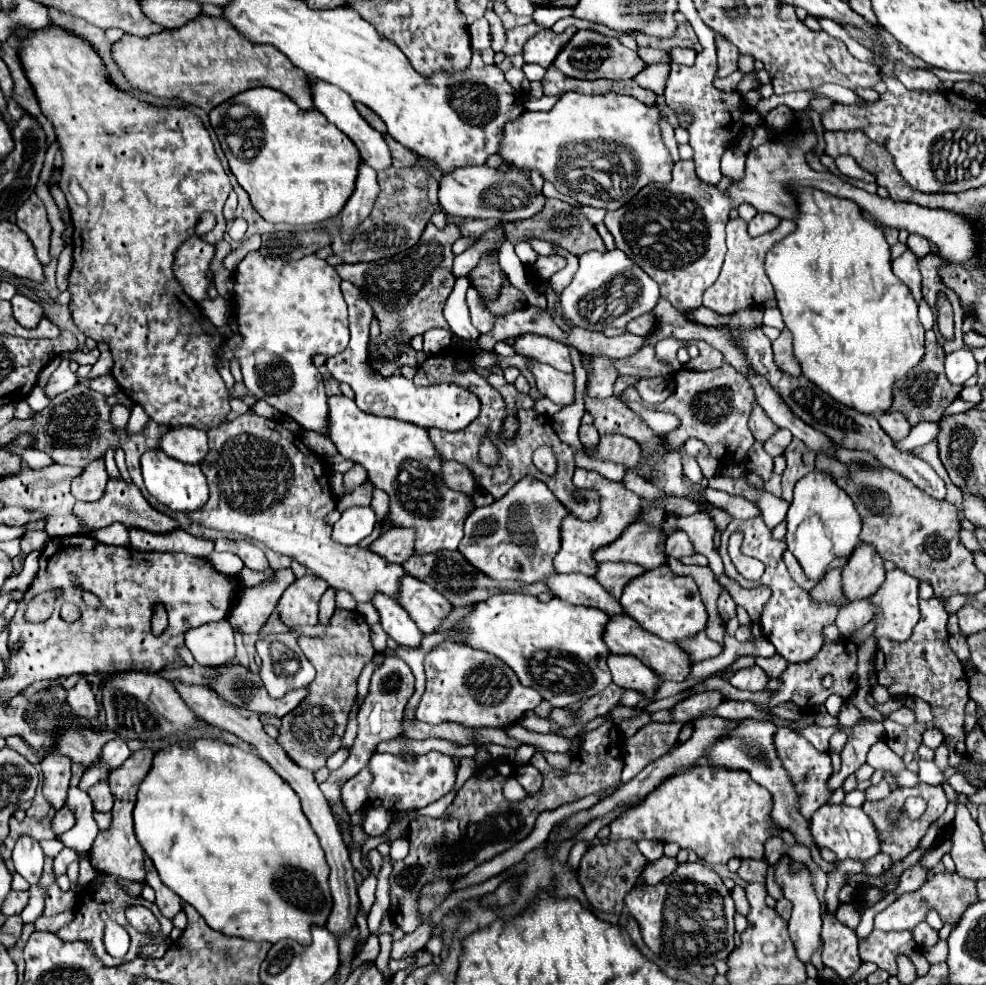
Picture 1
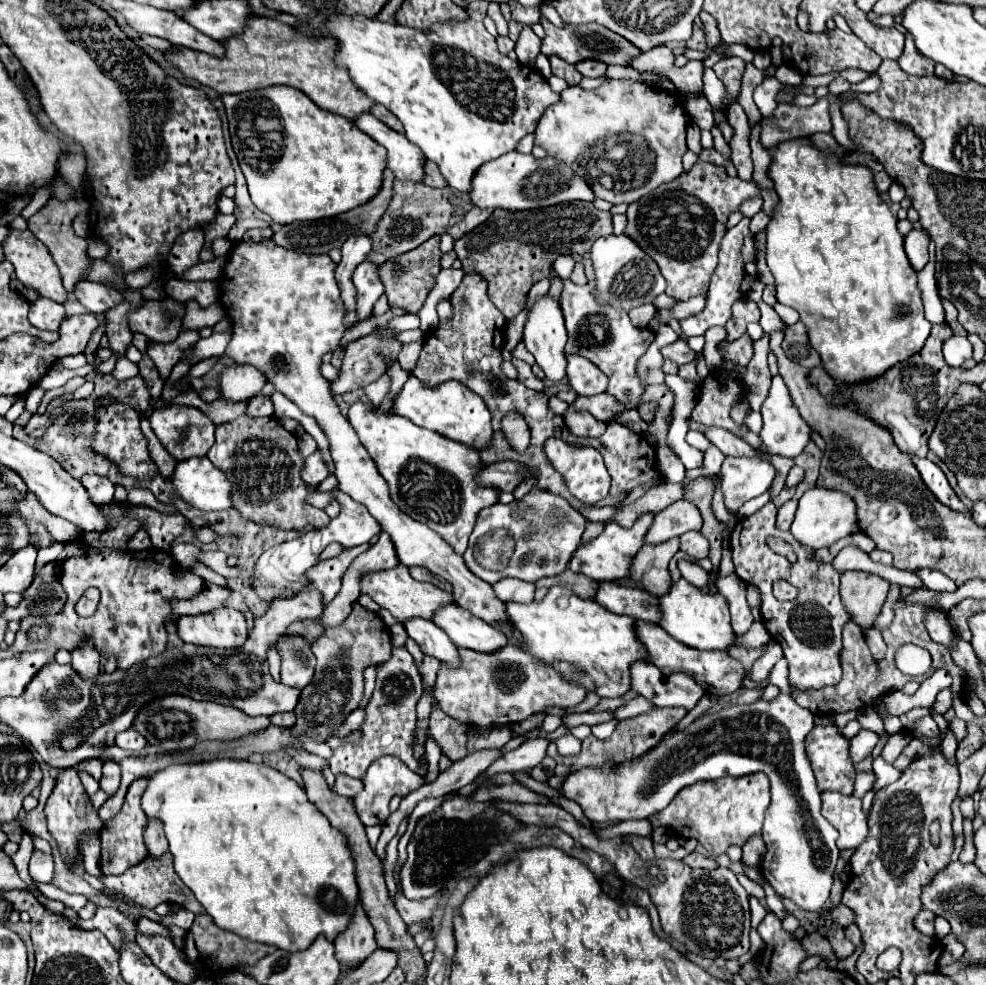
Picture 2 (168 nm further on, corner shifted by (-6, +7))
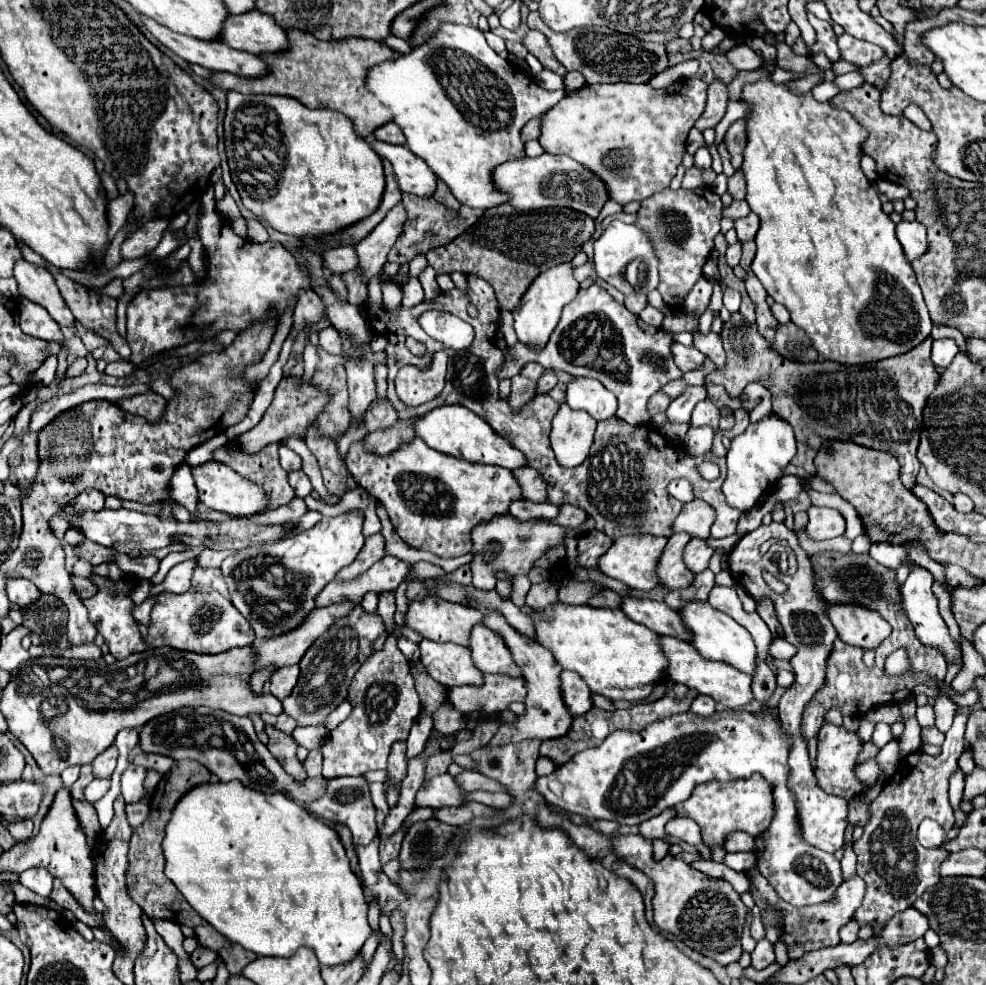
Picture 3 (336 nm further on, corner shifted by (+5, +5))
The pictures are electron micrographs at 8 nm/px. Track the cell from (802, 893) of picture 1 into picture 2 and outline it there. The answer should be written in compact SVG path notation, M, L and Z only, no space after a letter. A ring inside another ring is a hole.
M784 658L774 664L768 676L768 682L780 688L780 696L776 700L772 702L756 700L748 706L730 706L714 714L704 714L702 718L694 720L688 728L676 732L670 740L658 744L654 750L646 752L640 758L628 760L618 766L606 764L604 768L598 768L598 770L584 768L580 772L570 774L562 786L562 794L568 800L578 802L588 820L620 822L620 820L632 820L632 818L636 820L648 818L650 814L664 810L670 804L670 800L680 792L680 788L690 786L698 780L714 780L722 776L746 776L754 772L764 772L772 784L772 802L766 810L766 820L762 828L762 838L768 848L762 862L762 874L780 896L790 898L798 908L806 912L822 914L832 888L832 874L834 874L840 850L836 848L836 838L838 838L836 828L832 828L832 824L820 812L820 790L816 786L816 778L804 750L804 738L806 738L806 732L810 732L810 728L814 726L814 714L798 706L790 698L788 664Z

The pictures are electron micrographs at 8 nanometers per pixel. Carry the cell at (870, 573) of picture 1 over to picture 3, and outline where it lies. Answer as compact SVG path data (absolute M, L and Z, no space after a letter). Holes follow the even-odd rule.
M833 604L829 606L829 618L839 638L861 650L875 650L891 634L891 626L863 606Z

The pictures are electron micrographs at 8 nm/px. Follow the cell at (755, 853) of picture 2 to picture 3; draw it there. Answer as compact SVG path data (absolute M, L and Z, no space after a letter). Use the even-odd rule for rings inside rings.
M731 832L731 834L725 836L723 848L725 848L727 852L749 852L749 850L753 850L753 844L755 844L755 840L753 840L749 834Z

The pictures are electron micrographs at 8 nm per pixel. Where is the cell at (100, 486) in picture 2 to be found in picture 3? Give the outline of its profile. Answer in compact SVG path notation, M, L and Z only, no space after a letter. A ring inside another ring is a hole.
M85 490L83 494L79 494L79 498L75 498L75 512L85 512L85 510L93 510L99 512L103 508L105 496L99 494L99 490Z

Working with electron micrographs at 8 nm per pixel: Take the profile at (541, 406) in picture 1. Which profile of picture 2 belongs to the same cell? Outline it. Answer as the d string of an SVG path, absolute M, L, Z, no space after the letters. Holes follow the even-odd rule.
M598 394L598 396L576 396L576 400L570 404L576 410L586 410L594 414L598 420L606 422L610 420L616 412L620 412L620 404L608 396L608 394Z

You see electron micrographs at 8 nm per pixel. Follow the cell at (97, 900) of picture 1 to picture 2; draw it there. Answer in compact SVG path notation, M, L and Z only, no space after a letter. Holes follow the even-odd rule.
M96 908L94 918L90 920L78 920L76 922L78 928L82 930L94 930L98 928L108 940L110 944L118 950L122 940L136 940L136 924L132 918L124 916L122 912L114 910L114 908Z

